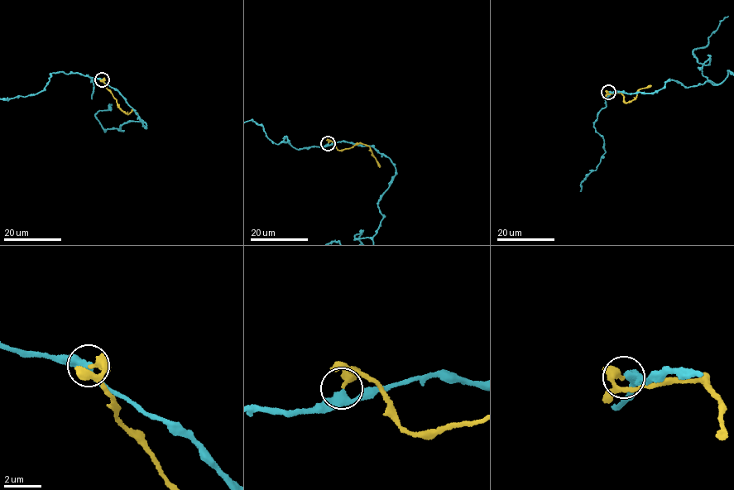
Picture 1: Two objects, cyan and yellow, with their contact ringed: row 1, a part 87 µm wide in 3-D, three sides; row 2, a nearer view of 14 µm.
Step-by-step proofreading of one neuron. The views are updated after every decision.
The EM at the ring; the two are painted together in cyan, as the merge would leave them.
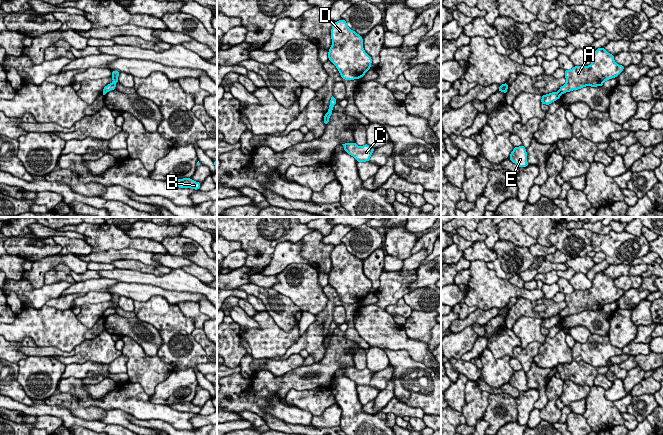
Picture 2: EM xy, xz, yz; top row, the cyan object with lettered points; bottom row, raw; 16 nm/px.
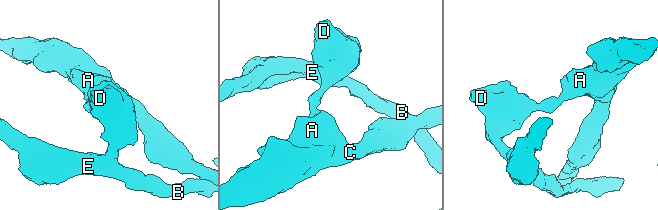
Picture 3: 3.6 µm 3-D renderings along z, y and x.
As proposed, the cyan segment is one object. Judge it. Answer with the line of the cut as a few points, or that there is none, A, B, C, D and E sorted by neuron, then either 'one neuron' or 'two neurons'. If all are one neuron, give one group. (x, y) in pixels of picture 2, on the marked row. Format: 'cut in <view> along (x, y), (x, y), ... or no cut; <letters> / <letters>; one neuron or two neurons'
cut in xz along (331, 110), (328, 112); A C / B D E; two neurons

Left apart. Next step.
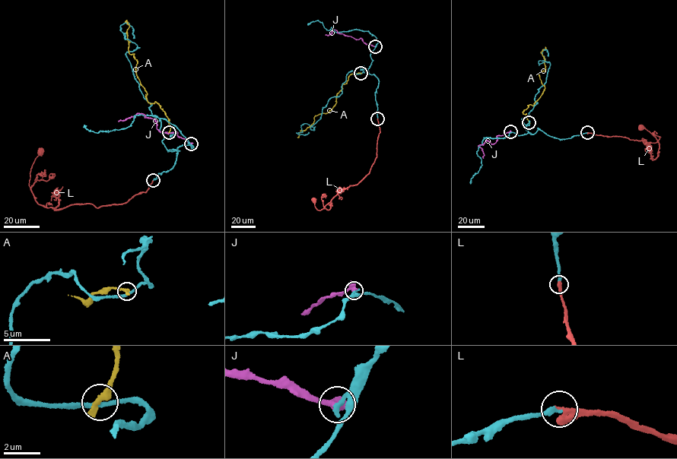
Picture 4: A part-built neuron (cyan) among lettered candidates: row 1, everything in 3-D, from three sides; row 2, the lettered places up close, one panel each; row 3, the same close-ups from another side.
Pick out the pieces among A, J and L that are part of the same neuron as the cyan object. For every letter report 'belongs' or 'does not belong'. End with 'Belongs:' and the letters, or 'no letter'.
A: does not belong
J: does not belong
L: belongs
Belongs: L

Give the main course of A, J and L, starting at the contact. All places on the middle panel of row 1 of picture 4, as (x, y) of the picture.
A: (360, 73), (349, 75), (332, 108), (315, 116), (313, 123), (300, 130), (297, 137)
J: (375, 46), (364, 43), (361, 38), (357, 39), (334, 30), (331, 34), (325, 35)
L: (377, 118), (379, 132), (376, 157), (370, 173), (357, 184), (344, 188), (321, 210), (316, 209), (312, 198)

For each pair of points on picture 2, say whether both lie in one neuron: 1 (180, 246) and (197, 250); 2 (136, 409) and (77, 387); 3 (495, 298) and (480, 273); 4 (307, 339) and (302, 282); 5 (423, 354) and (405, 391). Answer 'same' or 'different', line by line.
1: same
2: same
3: same
4: different
5: different

